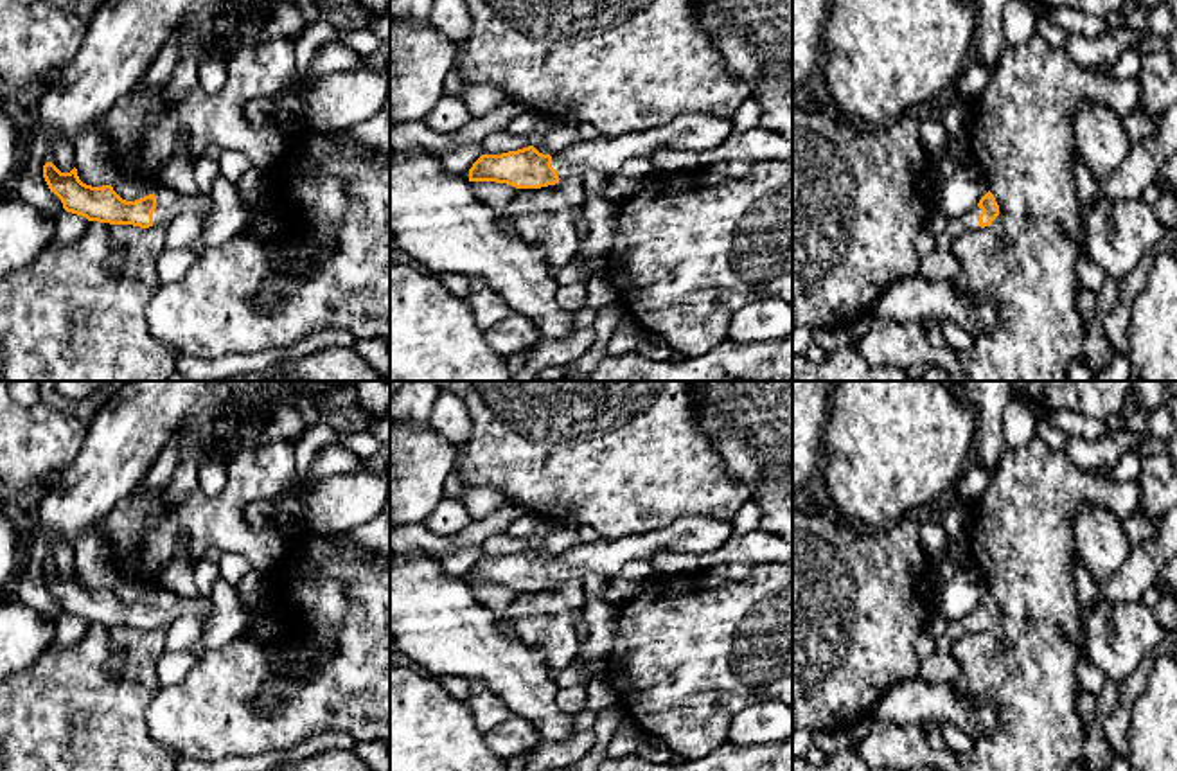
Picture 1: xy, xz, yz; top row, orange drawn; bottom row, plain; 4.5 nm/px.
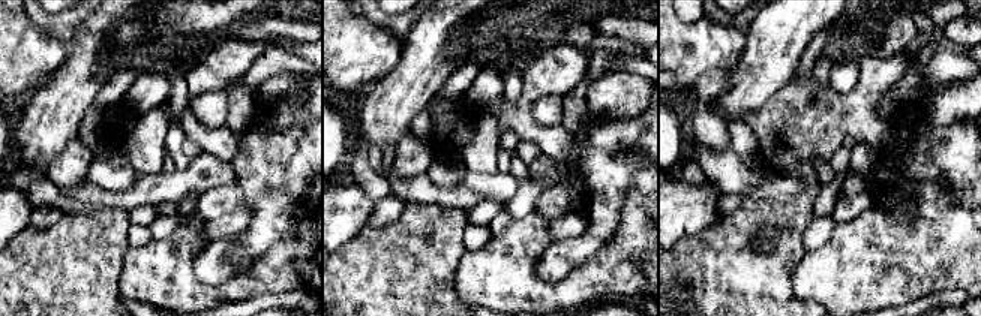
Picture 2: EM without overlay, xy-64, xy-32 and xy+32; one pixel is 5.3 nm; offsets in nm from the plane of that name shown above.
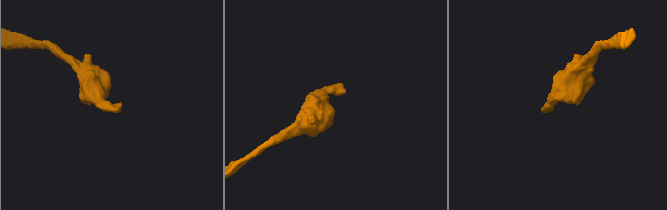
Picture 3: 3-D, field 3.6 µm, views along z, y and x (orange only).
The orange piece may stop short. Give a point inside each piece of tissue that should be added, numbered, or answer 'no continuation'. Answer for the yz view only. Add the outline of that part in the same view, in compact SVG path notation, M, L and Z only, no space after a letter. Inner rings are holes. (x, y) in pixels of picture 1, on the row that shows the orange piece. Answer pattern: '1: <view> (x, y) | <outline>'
1: yz (971, 220) | M976 205L970 212L967 212L965 216L961 216L961 223L965 226L965 230L979 230L979 214L981 214L981 208Z

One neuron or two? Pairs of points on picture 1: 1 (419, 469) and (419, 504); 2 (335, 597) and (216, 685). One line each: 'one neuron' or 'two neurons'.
1: one neuron
2: two neurons

